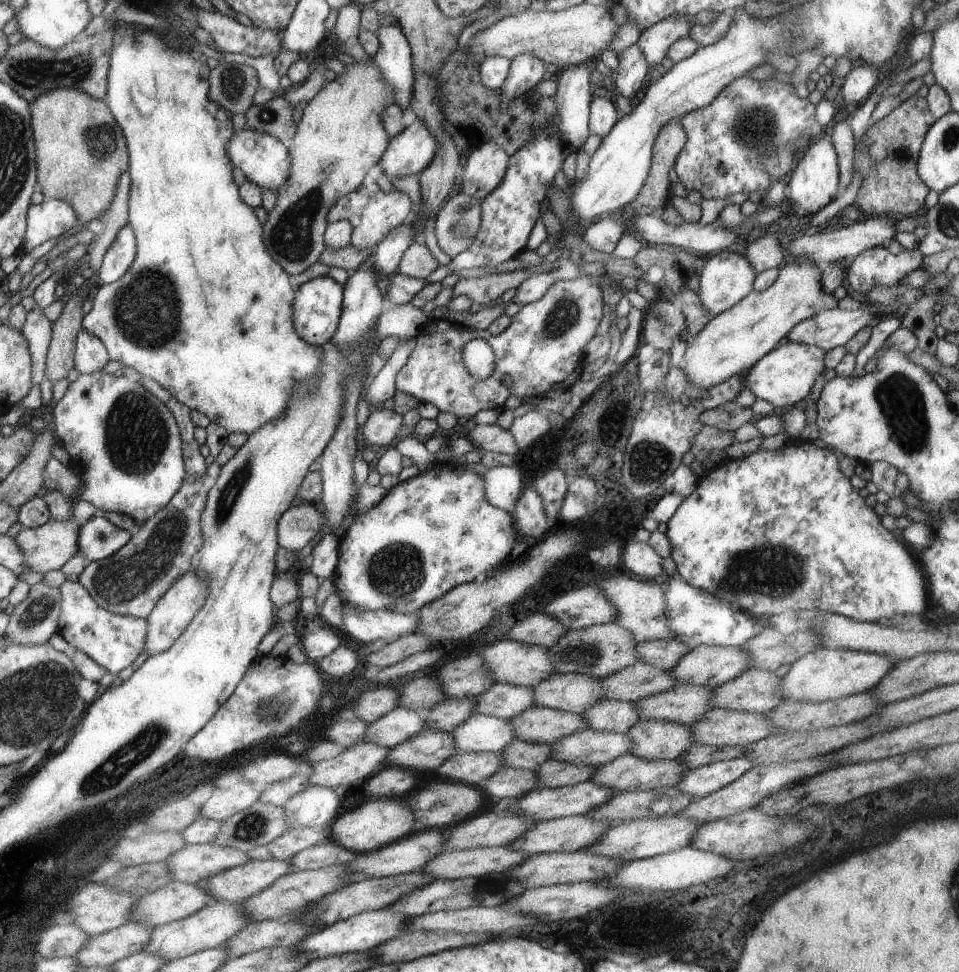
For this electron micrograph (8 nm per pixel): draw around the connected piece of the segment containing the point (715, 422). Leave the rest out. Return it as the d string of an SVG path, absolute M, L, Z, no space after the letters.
M730 401L704 411L702 421L705 425L716 426L720 430L735 431L746 422L753 423L756 417L751 408L744 408L736 401Z

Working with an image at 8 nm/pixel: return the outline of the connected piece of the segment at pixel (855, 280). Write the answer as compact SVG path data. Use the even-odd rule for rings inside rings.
M887 245L865 250L847 262L848 286L865 295L875 286L895 287L907 274L922 268L923 256L918 249L894 255Z

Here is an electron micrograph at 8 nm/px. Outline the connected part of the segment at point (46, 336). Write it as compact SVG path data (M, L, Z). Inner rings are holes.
M34 305L28 312L24 326L21 328L22 334L28 341L29 351L32 359L31 383L40 384L44 380L46 370L46 357L51 343L51 332L53 322L43 313L42 308Z

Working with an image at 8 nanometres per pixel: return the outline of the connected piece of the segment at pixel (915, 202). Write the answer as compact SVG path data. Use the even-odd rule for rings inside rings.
M915 94L902 102L899 108L893 109L890 114L868 127L864 135L867 136L867 145L870 145L870 152L875 160L875 170L863 179L854 202L868 216L885 216L898 220L924 208L924 198L930 189L919 175L919 154L927 132L937 120L926 97Z

